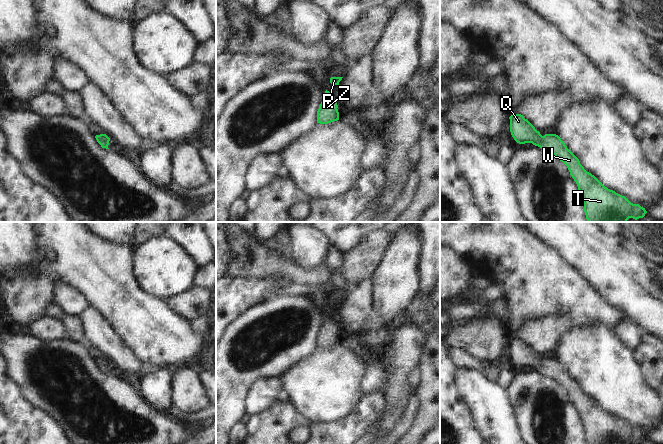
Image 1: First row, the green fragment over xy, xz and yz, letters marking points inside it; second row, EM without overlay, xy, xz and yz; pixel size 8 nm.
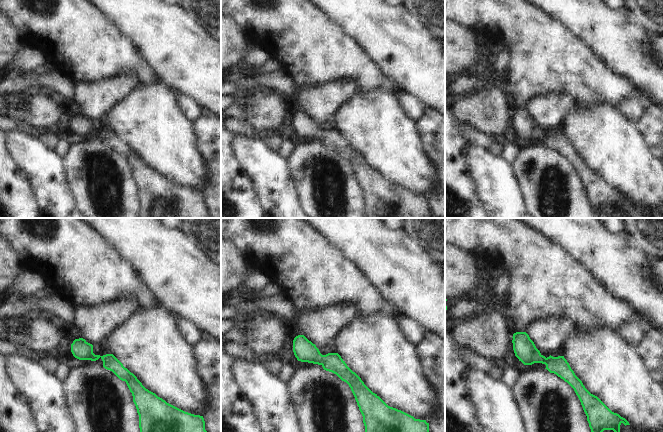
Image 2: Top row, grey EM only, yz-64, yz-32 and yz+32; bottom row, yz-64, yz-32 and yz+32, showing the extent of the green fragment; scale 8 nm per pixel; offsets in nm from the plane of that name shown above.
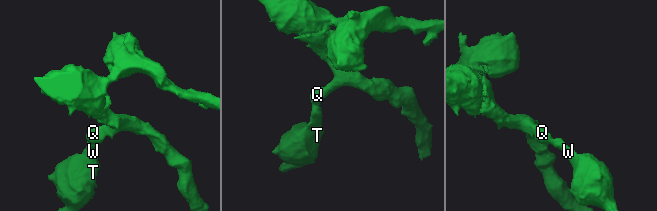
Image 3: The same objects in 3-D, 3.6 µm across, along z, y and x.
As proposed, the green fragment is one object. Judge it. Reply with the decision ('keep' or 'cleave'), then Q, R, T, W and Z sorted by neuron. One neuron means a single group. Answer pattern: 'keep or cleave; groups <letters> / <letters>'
keep; groups Q R T W Z

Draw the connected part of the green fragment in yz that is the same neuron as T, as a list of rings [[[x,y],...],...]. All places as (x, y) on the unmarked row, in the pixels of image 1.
[[[521,338],[511,339],[510,356],[519,368],[532,367],[545,377],[554,379],[568,392],[576,406],[584,428],[587,444],[635,444],[643,442],[647,435],[639,428],[631,427],[625,420],[605,411],[594,399],[587,396],[579,383],[556,358],[542,360]]]

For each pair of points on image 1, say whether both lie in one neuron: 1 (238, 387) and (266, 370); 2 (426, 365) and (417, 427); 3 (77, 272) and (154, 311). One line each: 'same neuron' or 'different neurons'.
1: same neuron
2: same neuron
3: same neuron

